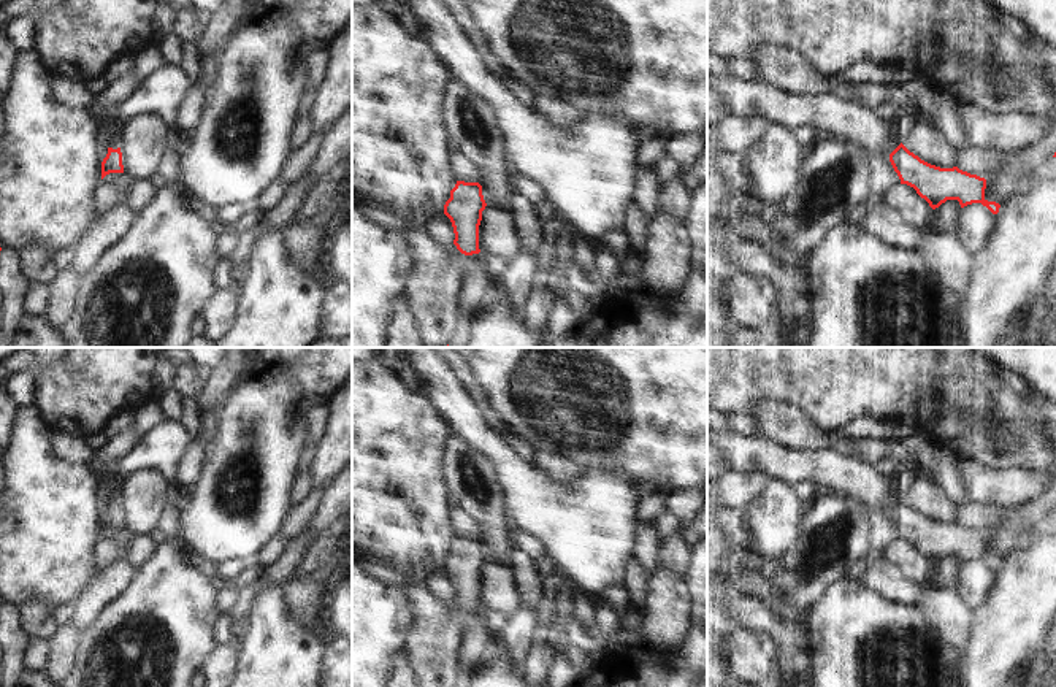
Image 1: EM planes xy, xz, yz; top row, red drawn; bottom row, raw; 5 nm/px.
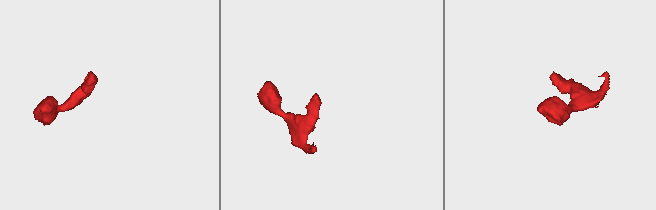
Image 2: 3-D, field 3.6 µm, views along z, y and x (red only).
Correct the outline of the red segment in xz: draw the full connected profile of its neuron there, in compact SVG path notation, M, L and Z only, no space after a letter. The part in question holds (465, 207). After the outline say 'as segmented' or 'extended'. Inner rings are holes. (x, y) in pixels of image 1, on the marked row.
M457 181L450 198L444 205L444 214L450 219L453 244L465 255L479 254L479 225L487 203L479 182Z; as segmented

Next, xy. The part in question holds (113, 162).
M117 129L109 135L108 154L101 162L101 179L109 173L124 173L121 138Z; extended

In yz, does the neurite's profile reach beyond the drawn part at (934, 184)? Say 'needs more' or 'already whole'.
needs more

